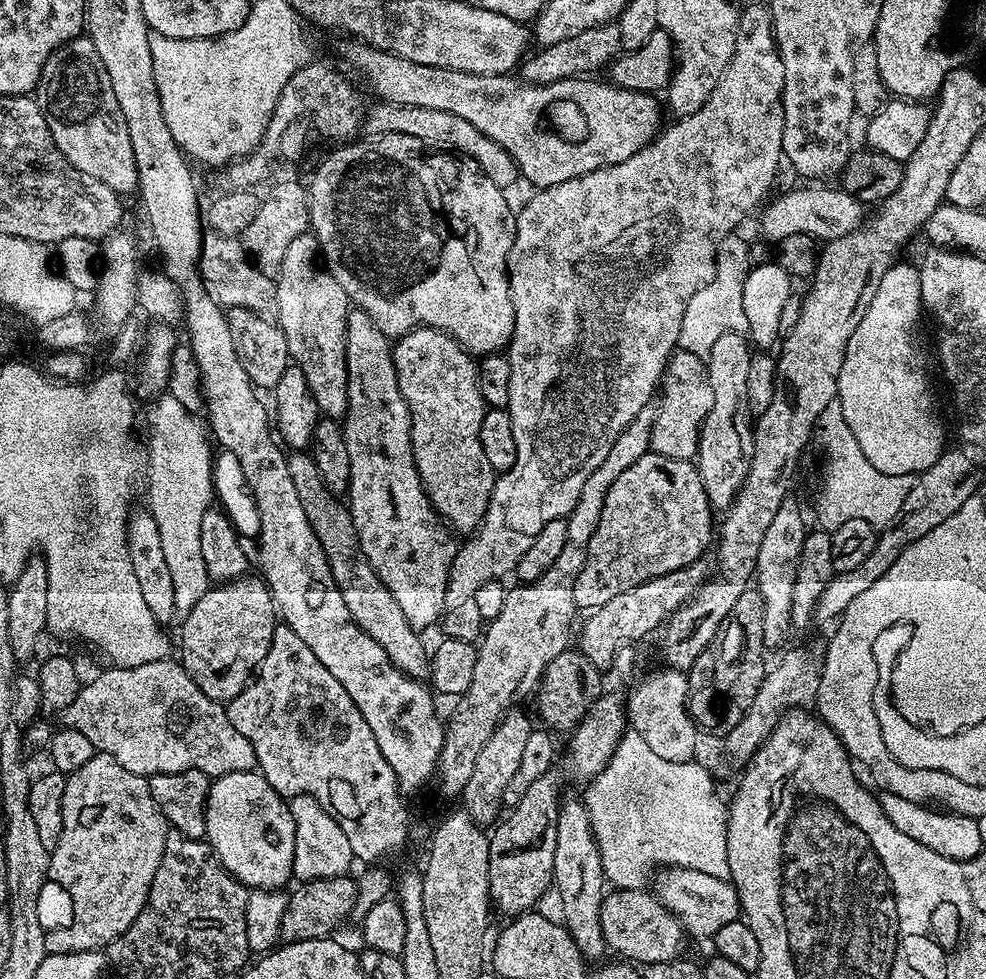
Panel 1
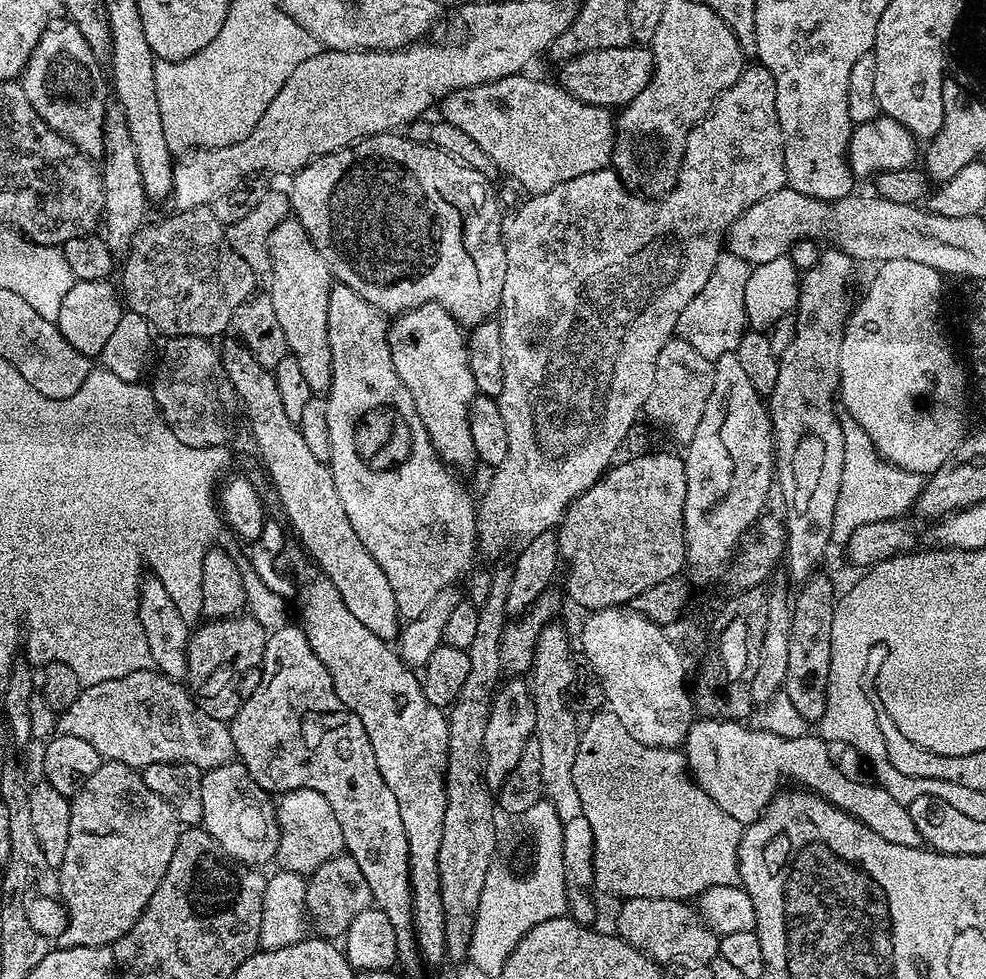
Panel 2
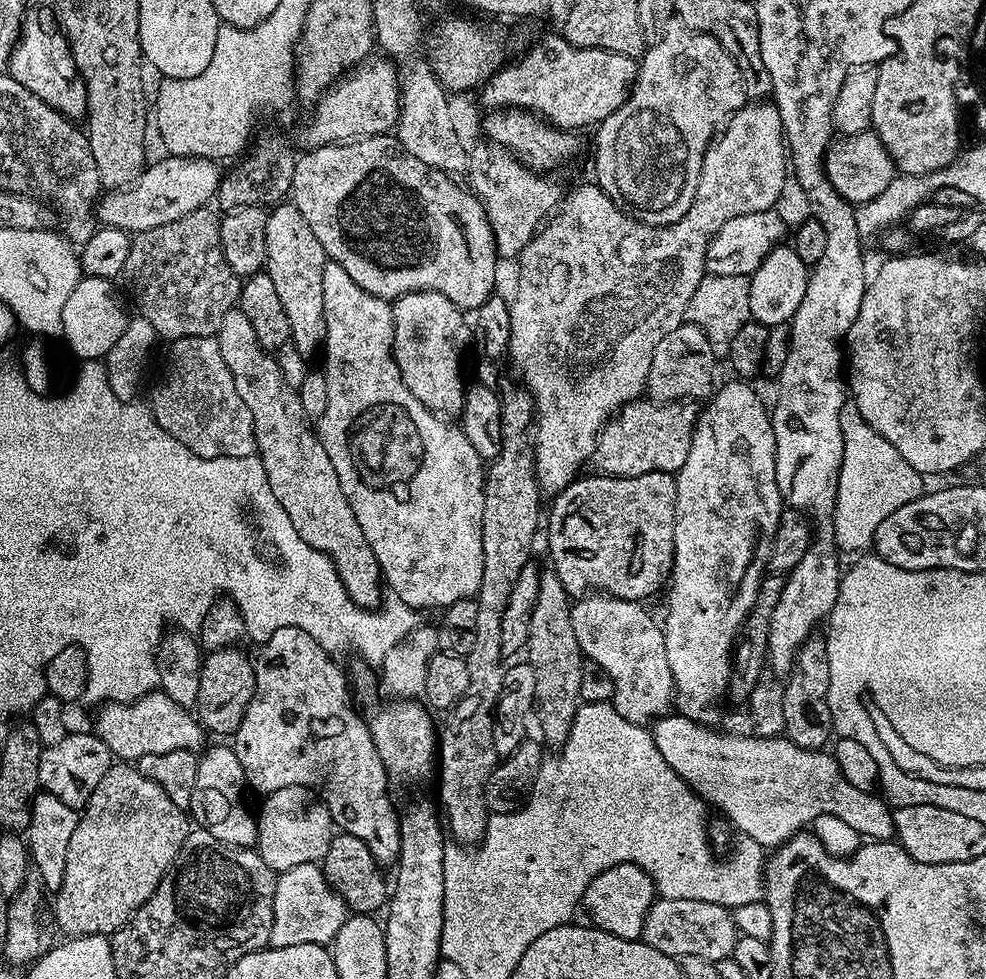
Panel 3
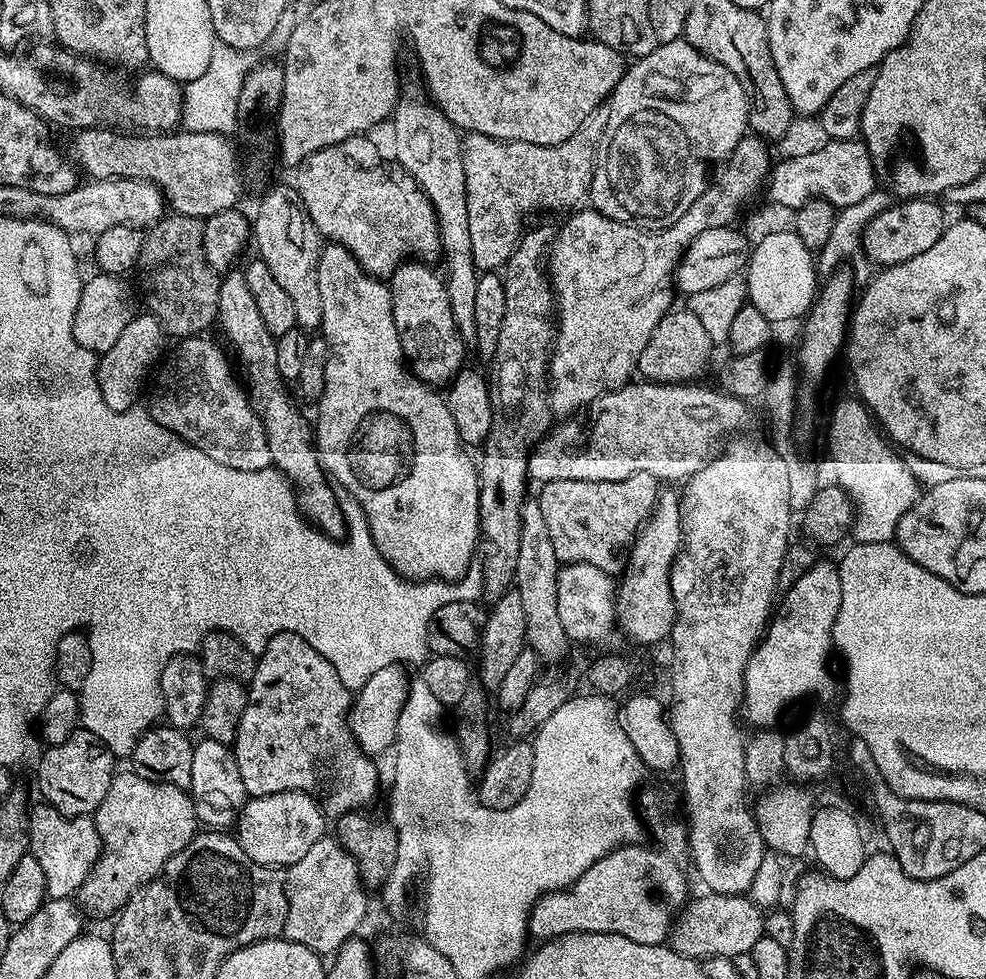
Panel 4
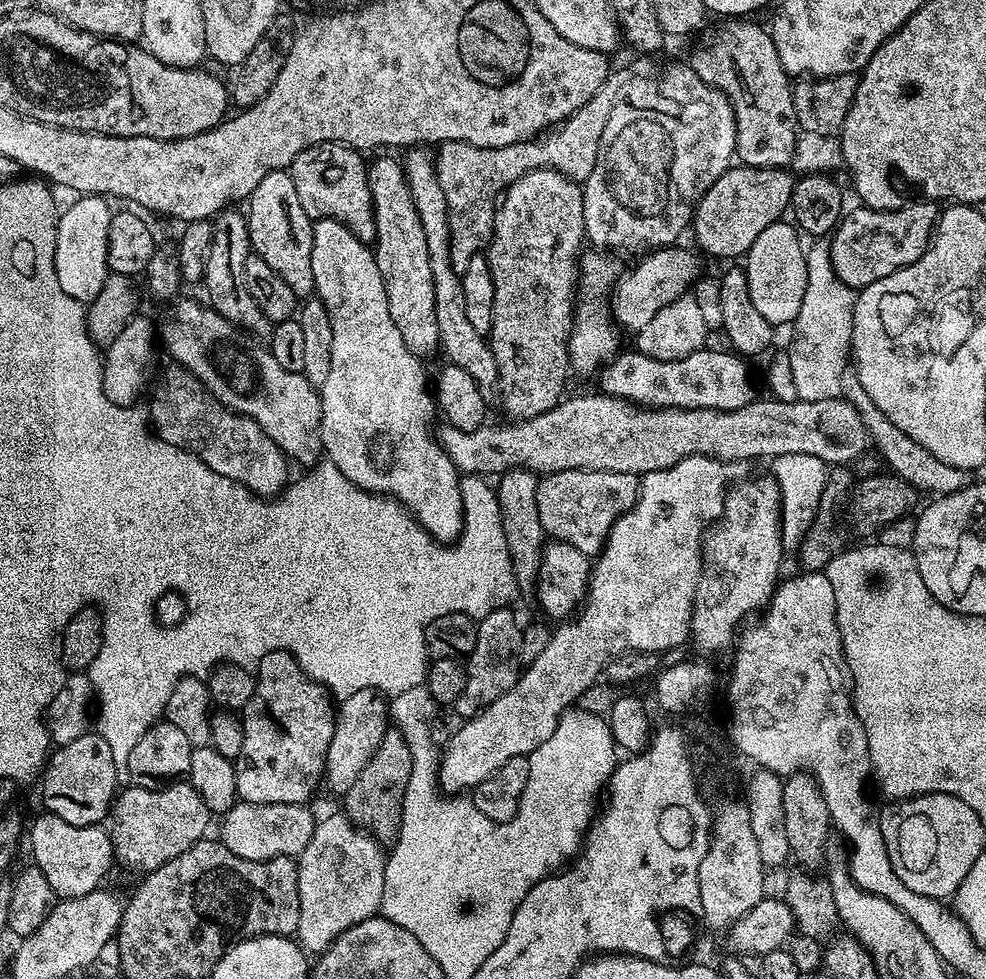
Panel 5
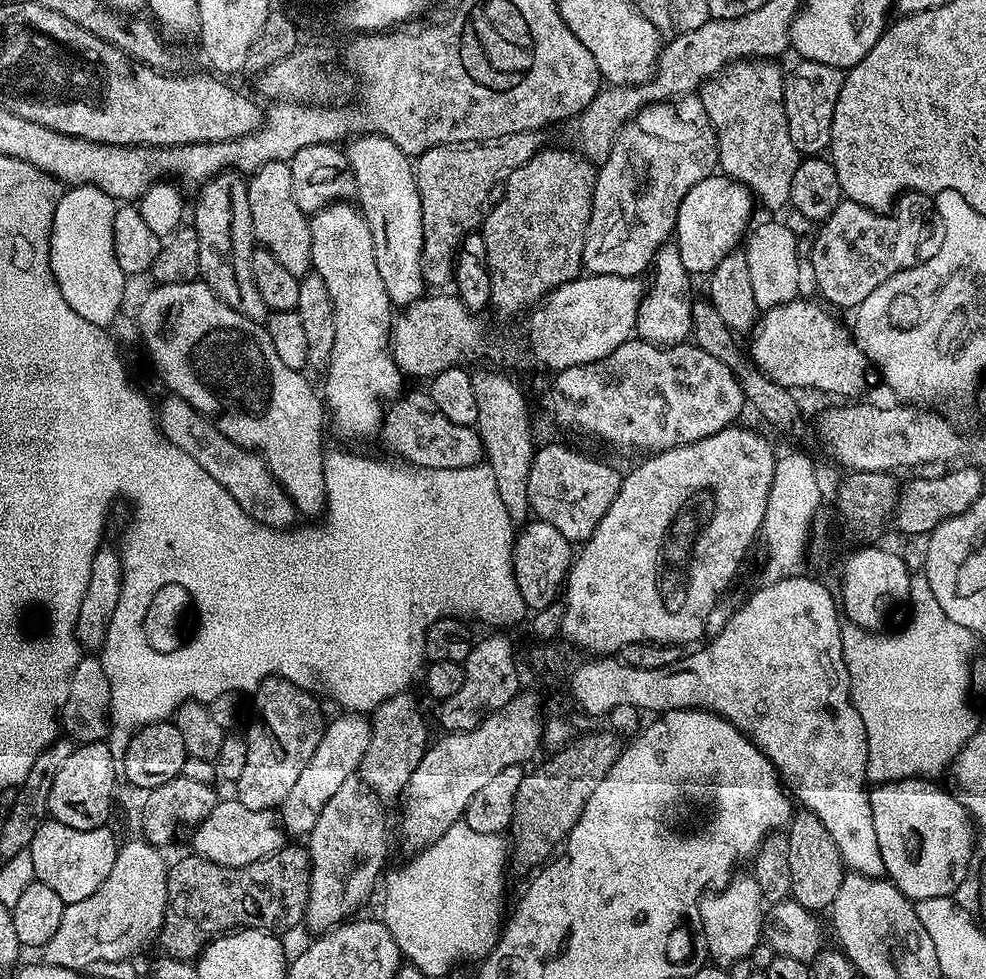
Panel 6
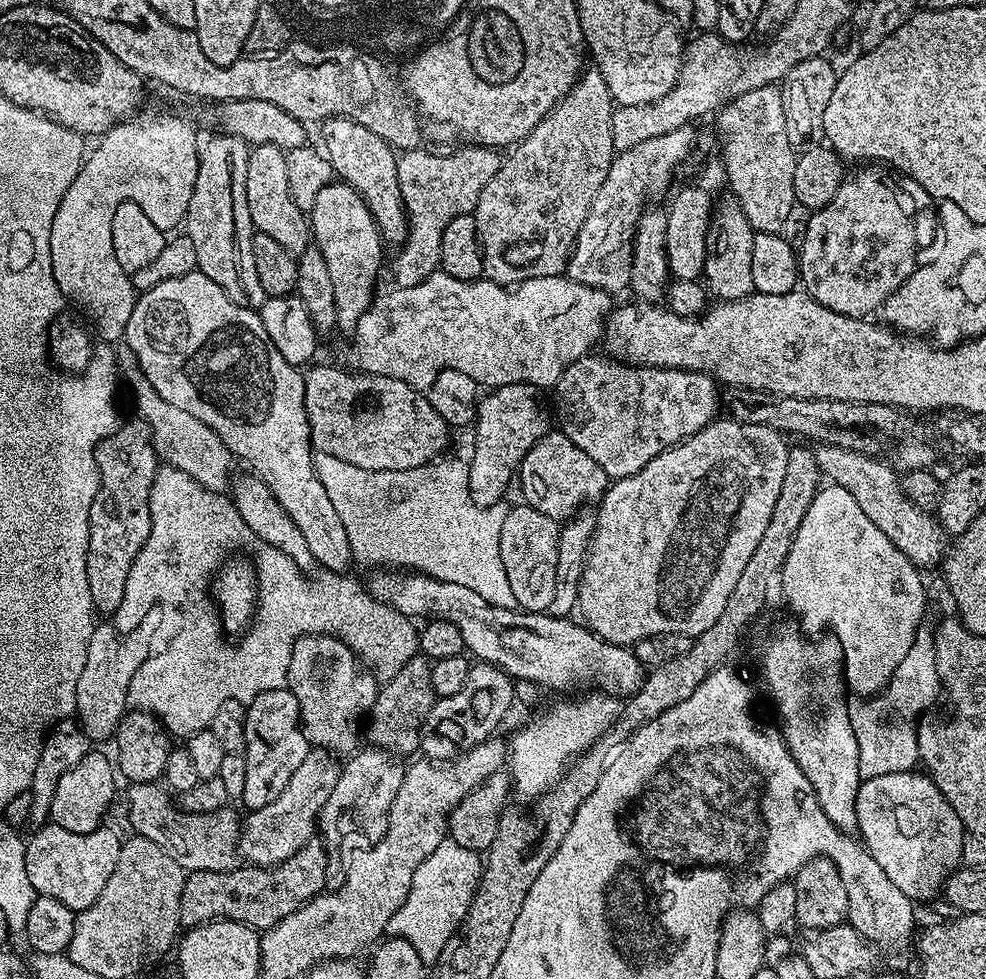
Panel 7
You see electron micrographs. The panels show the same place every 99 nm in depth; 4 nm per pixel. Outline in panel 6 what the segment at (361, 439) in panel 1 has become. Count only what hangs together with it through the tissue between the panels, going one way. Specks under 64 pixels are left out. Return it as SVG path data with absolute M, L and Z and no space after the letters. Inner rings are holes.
M330 202L325 208L311 213L310 238L313 269L322 278L322 282L326 282L334 306L334 348L326 369L328 377L324 380L324 392L322 388L323 399L330 409L331 423L333 420L337 430L344 436L379 433L382 427L380 400L387 401L393 394L401 391L402 373L394 362L390 347L390 321L394 316L394 305L386 294L386 282L382 282L382 277L378 275L378 262L374 258L374 238L370 238L370 226L355 203Z

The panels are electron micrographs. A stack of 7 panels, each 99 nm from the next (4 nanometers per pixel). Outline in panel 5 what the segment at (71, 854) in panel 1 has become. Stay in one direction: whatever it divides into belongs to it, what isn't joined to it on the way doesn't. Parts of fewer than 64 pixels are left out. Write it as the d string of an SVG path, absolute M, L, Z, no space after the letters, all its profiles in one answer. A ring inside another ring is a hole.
M173 782L165 784L162 788L137 788L128 786L117 795L110 813L110 835L112 838L112 851L115 859L120 860L128 868L137 868L140 874L153 872L158 866L170 862L170 858L178 858L190 846L199 840L205 839L210 813L206 802L194 790L191 783Z

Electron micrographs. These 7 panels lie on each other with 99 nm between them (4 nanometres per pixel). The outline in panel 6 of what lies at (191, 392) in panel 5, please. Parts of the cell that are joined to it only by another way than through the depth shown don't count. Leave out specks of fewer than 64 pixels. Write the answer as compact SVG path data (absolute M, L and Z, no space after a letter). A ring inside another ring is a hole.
M169 395L167 399L158 408L158 427L164 437L178 446L178 450L194 458L211 478L216 478L250 518L268 527L291 529L297 523L295 520L298 520L296 506L284 493L283 486L273 478L263 456L250 448L230 442L230 438L219 432L207 416L190 406L190 402L186 402L181 396Z

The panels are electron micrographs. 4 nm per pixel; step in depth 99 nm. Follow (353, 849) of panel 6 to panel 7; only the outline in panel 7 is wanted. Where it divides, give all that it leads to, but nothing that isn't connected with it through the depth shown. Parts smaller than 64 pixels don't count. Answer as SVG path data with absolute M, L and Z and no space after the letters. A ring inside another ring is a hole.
M375 746L361 747L355 754L347 757L346 763L340 769L340 777L334 786L334 794L326 798L326 806L322 806L318 817L318 832L328 851L329 873L341 871L336 855L344 848L347 840L361 836L365 845L377 844L386 834L390 802L394 802L394 794L398 794L398 786L402 786L404 768L396 765L391 755Z

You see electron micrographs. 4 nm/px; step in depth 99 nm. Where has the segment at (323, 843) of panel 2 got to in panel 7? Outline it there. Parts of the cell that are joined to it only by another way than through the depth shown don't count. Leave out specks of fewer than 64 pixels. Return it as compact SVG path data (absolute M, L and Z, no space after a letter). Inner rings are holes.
M153 782L132 784L129 787L128 820L132 823L131 831L162 846L162 850L166 850L166 854L170 854L170 858L174 858L174 862L178 862L185 873L231 872L237 867L242 820L236 817L233 807L227 806L213 812L178 810L173 797L163 787L160 789L160 786Z

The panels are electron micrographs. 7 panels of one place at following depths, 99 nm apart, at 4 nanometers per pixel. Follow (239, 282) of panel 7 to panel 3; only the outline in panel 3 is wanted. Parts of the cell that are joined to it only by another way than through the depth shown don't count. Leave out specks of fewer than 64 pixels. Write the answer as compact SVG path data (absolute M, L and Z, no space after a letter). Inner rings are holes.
M235 306L222 318L215 338L218 342L218 350L222 350L226 370L230 370L234 378L234 387L238 389L238 395L242 397L242 402L246 402L252 415L256 455L266 468L274 498L282 502L303 541L308 542L315 550L320 550L332 560L346 588L346 594L353 599L353 602L360 608L379 607L386 588L382 583L378 558L374 558L374 550L370 550L370 542L366 542L366 534L362 534L362 526L358 526L358 518L354 518L354 510L350 510L350 502L346 502L346 494L342 494L342 482L338 482L338 474L334 474L330 454L326 454L313 425L312 428L308 425L309 417L302 408L297 389L285 382L275 355L261 346L258 342L258 334L254 334L254 326L250 326L250 318L246 318L246 314L242 314L239 307Z

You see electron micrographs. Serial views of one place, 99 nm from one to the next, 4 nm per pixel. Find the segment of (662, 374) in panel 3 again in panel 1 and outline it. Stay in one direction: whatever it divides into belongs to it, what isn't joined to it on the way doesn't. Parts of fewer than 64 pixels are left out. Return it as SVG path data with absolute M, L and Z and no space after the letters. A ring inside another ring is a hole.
M681 350L673 351L664 367L658 396L661 400L660 404L658 400L655 405L651 451L666 458L695 461L700 441L700 425L703 424L706 414L710 414L710 406L714 406L714 390L710 386L705 360Z

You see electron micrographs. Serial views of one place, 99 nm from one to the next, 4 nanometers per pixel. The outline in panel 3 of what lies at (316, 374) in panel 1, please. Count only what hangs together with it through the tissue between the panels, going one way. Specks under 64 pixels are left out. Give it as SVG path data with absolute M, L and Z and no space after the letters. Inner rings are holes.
M280 202L268 212L266 222L266 270L274 281L282 310L286 310L286 322L290 342L305 358L321 351L326 334L326 318L322 306L322 270L326 257L322 242L314 238L310 222L291 202Z

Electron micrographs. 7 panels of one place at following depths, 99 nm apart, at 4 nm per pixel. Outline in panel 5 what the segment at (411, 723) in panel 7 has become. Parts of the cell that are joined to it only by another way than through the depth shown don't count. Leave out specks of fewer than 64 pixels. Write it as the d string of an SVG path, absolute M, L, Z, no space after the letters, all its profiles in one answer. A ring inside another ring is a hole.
M389 728L370 762L359 772L350 790L343 795L342 810L348 820L357 827L368 828L369 833L382 844L393 843L400 833L402 801L405 798L412 765L413 758L404 736L399 729Z

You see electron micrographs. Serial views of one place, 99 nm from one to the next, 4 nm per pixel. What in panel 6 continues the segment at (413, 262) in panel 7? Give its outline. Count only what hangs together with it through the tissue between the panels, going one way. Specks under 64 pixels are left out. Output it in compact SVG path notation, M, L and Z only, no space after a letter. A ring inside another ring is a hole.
M539 131L519 132L518 134L506 134L497 140L470 144L439 144L415 157L418 198L422 198L422 260L420 265L425 285L432 287L433 284L436 287L433 289L440 290L443 289L440 288L443 284L446 286L452 284L452 266L456 259L456 253L461 247L460 239L475 224L477 227L481 223L482 213L489 203L488 195L491 194L492 187L496 183L497 187L515 168L530 162L530 158L534 158L534 154L540 151L542 147L540 136Z

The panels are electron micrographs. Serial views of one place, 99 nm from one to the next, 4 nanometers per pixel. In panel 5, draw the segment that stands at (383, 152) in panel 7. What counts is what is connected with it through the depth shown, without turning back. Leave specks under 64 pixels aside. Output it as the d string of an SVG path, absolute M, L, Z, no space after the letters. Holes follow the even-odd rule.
M384 154L388 156L380 156L376 161L368 164L368 185L370 186L370 194L372 195L372 209L374 210L374 222L376 223L376 239L374 241L374 251L376 253L376 261L378 262L378 270L382 274L382 282L386 286L386 302L390 306L390 318L394 318L394 326L398 326L398 331L402 334L402 342L406 342L406 346L416 356L428 358L428 355L439 349L440 339L438 338L438 318L434 318L434 278L430 270L430 250L426 250L426 230L422 230L422 222L418 218L418 210L414 206L414 198L410 194L410 186L408 179L404 173L404 165L399 159L395 160L395 155Z

